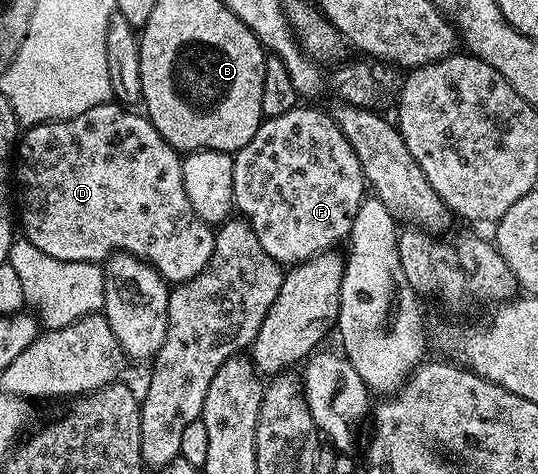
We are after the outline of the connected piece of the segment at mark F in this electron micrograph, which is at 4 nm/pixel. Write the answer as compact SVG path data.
M294 108L288 110L283 116L275 116L274 118L265 118L261 123L261 127L255 132L255 136L251 136L242 150L233 154L233 205L238 211L242 210L244 221L252 226L255 236L263 248L277 262L282 264L296 264L305 262L314 255L324 253L339 238L344 239L348 235L353 218L357 215L357 209L361 207L362 202L367 197L367 183L363 176L363 168L359 164L359 156L356 155L355 148L349 143L347 136L341 131L341 126L332 113L324 114L321 110L301 110L302 108Z

